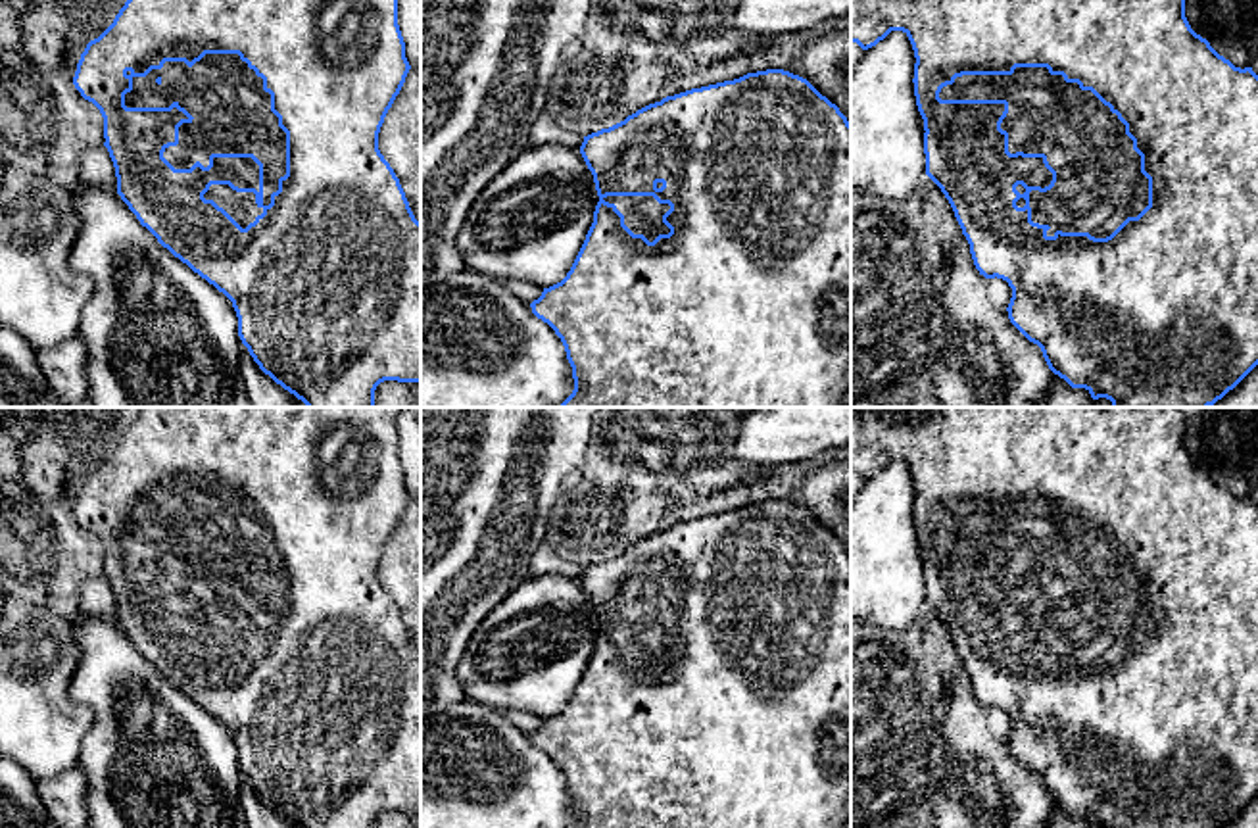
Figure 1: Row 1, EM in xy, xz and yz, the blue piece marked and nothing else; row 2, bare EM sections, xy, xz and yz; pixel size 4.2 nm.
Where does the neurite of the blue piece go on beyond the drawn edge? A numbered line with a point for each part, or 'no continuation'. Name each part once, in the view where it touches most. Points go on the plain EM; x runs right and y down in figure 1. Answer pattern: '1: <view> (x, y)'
1: xy (231, 540)

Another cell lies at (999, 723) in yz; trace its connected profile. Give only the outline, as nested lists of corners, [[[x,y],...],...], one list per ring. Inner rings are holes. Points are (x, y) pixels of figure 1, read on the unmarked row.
[[[995,707],[995,709],[989,709],[987,713],[987,724],[989,724],[989,732],[995,738],[1008,738],[1012,728],[1012,718],[1008,717],[1006,711]]]

